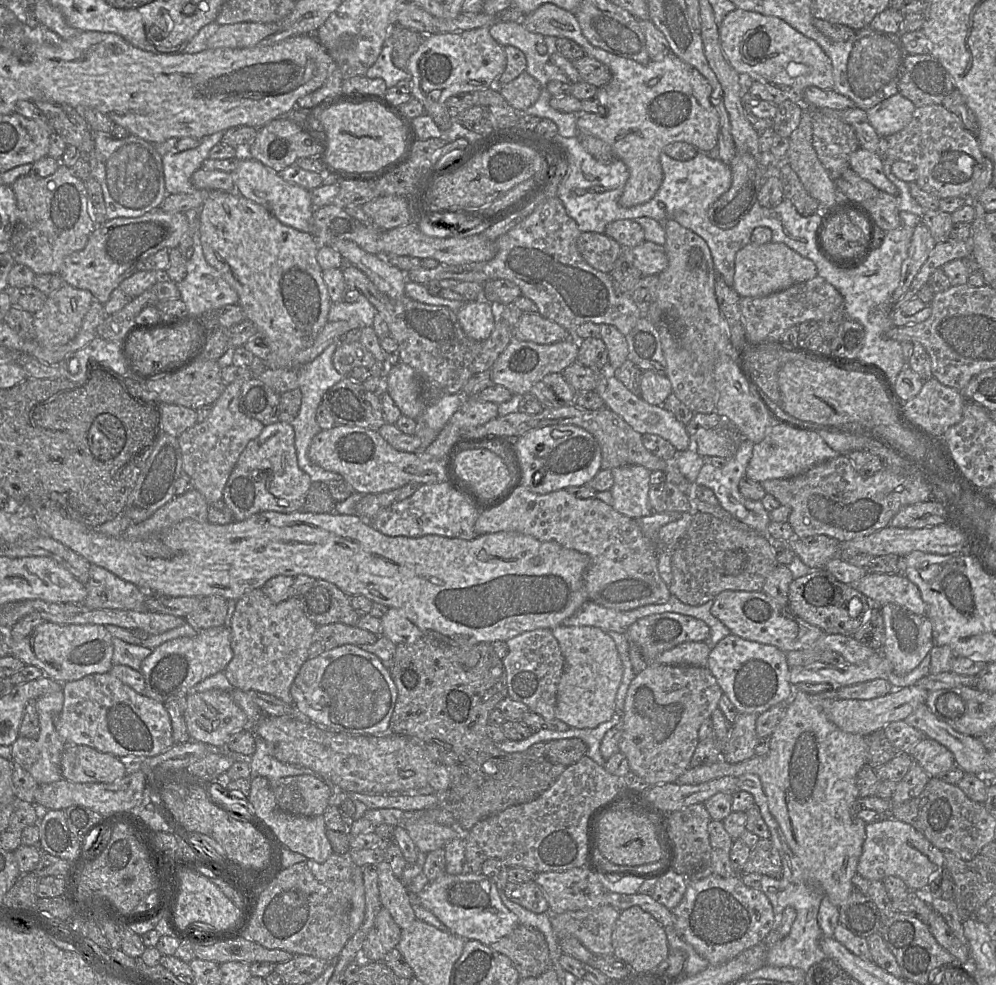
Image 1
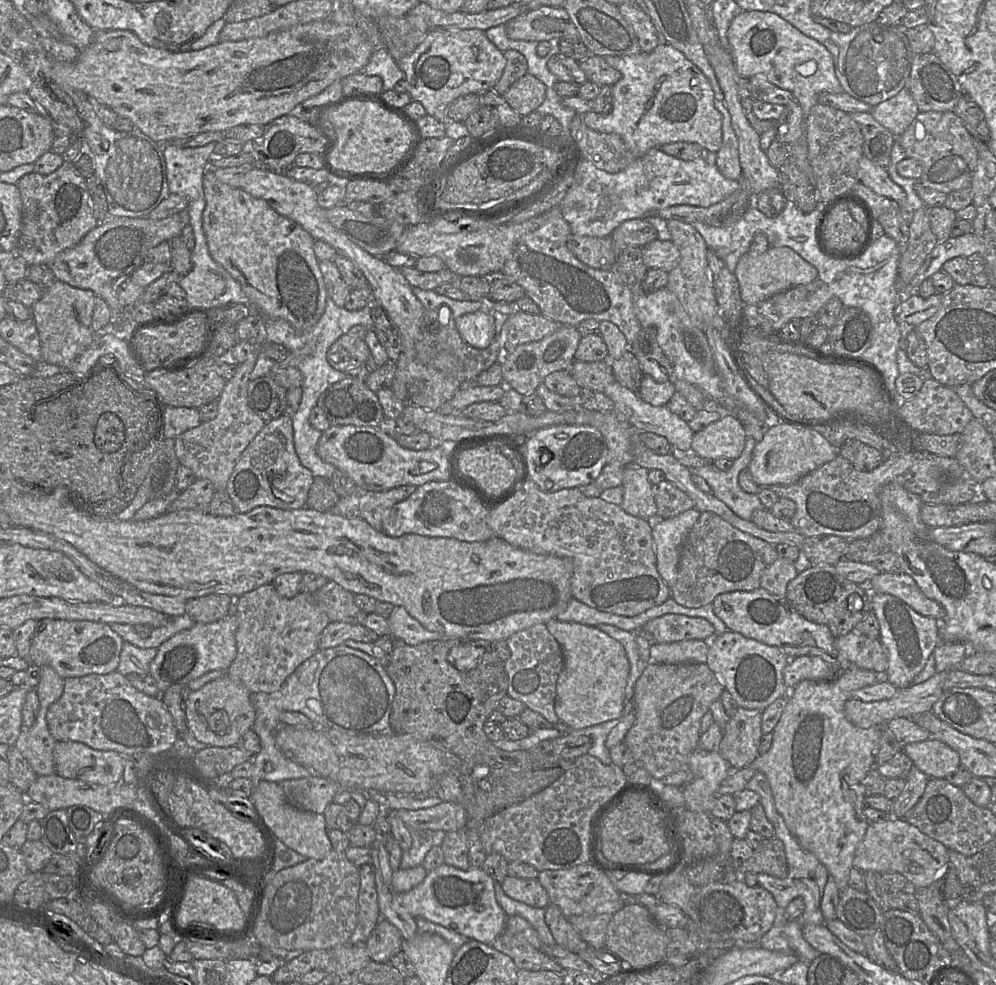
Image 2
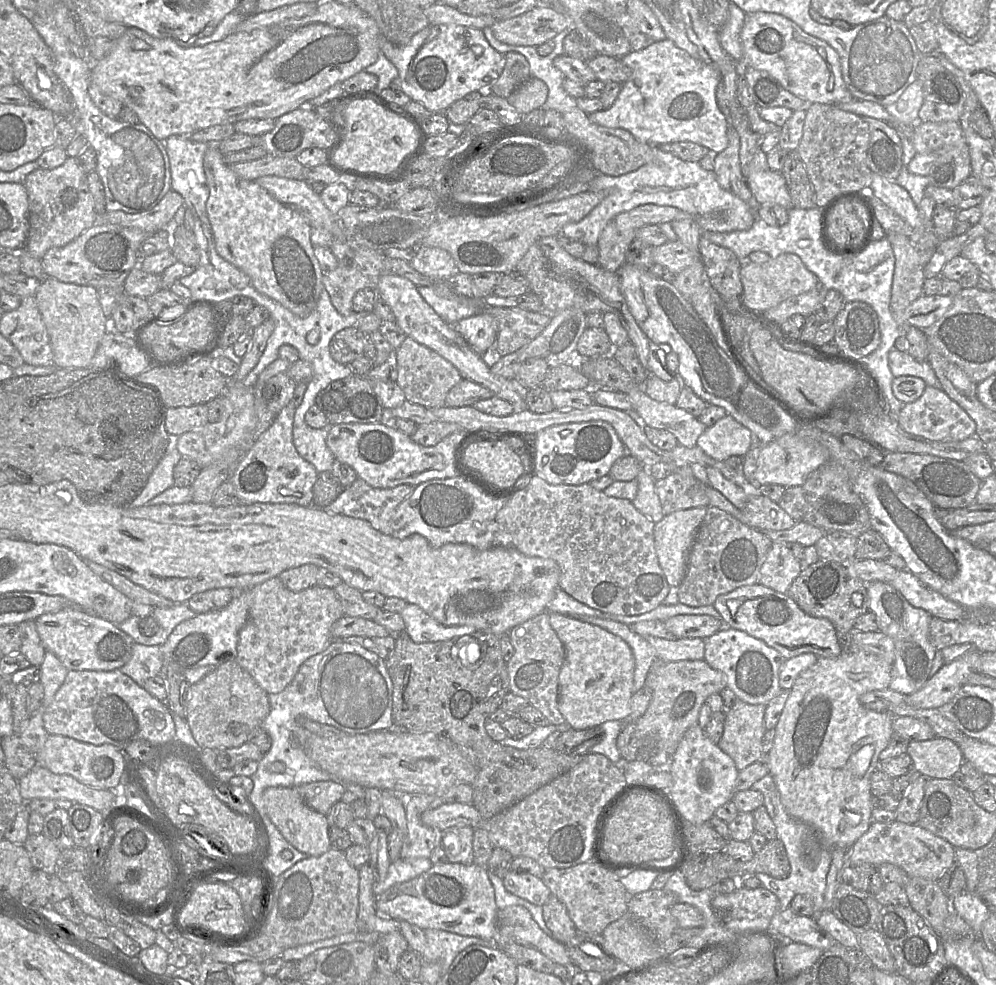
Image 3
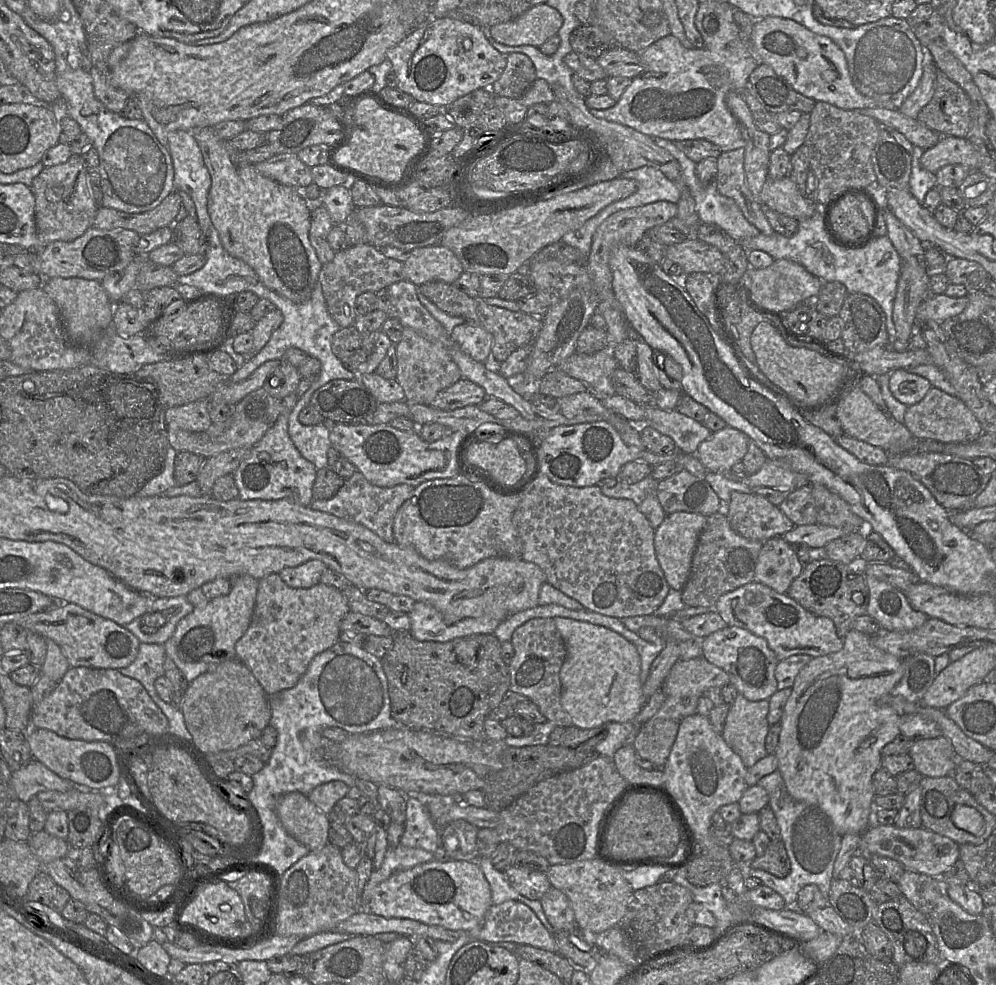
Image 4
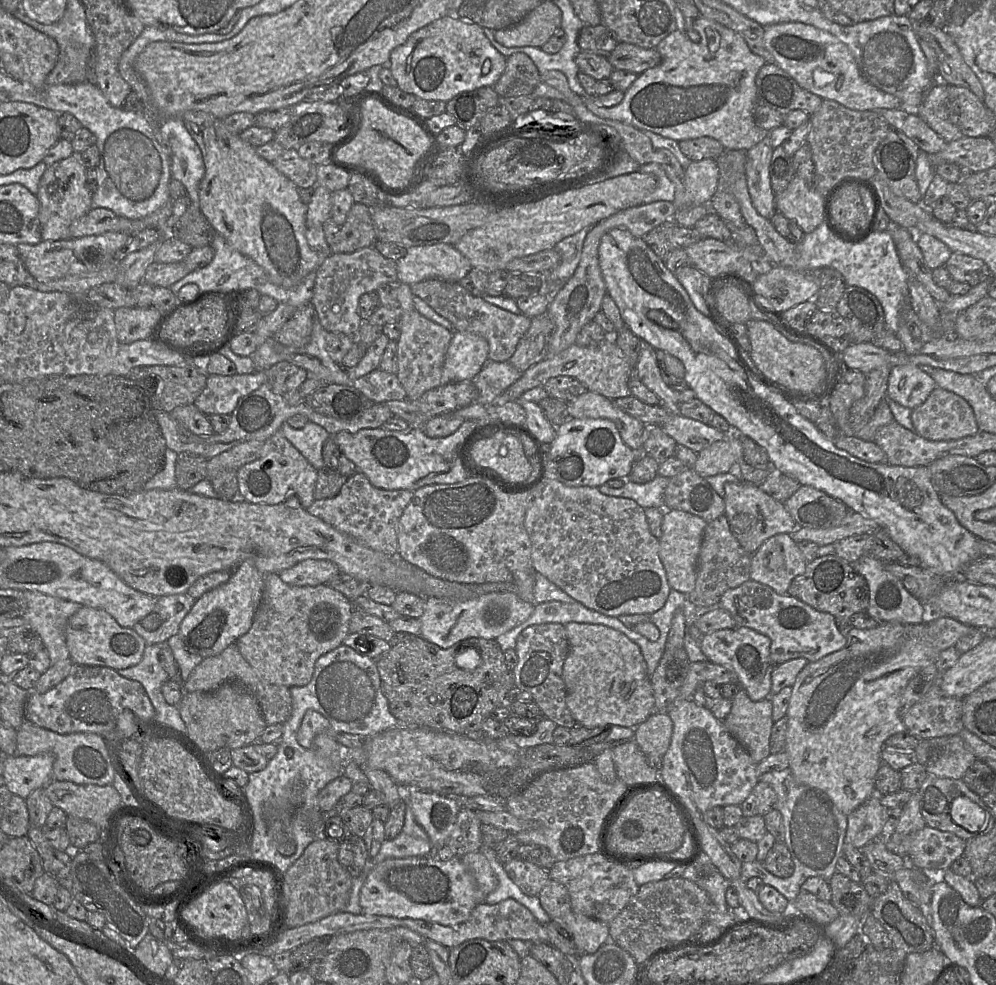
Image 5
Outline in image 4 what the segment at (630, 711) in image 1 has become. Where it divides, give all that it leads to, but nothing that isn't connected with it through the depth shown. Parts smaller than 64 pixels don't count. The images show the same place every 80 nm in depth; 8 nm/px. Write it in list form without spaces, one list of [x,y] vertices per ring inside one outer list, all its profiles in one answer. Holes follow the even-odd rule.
[[[703,656],[689,660],[678,660],[669,671],[661,688],[665,701],[652,718],[681,721],[697,713],[697,704],[704,691],[712,687],[722,688],[730,683],[729,675],[721,668],[708,662]]]

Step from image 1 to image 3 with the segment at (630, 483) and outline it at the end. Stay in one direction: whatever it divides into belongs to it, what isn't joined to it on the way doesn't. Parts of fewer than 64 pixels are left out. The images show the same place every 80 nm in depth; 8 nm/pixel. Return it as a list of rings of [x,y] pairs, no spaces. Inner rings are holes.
[[[648,467],[642,468],[637,476],[637,482],[638,491],[632,501],[633,506],[653,523],[659,522],[665,515],[654,489],[656,481],[650,476]]]

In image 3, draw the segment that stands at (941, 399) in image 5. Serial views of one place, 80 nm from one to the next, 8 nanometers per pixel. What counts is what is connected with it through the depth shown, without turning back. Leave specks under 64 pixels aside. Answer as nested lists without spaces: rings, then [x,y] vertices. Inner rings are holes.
[[[929,385],[916,401],[903,406],[898,422],[906,432],[932,441],[961,441],[976,435],[976,423],[966,410],[943,389]]]

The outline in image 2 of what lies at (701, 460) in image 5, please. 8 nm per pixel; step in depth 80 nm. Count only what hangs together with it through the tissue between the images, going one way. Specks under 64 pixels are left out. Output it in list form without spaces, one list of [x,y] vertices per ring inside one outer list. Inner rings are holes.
[[[731,414],[694,434],[692,449],[702,458],[735,460],[744,450],[747,435],[740,421]]]

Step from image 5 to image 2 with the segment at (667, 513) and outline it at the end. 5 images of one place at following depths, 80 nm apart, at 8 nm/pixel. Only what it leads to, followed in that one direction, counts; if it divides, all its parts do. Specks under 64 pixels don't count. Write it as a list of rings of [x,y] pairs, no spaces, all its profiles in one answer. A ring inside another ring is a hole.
[[[696,508],[673,518],[659,519],[652,523],[652,536],[657,559],[657,570],[671,587],[677,578],[682,544],[700,516]]]

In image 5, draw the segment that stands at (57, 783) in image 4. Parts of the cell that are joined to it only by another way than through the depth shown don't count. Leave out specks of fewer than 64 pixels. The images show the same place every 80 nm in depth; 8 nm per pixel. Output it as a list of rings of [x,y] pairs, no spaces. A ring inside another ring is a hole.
[[[52,753],[36,756],[8,756],[2,761],[3,777],[12,794],[26,799],[35,789],[44,788],[52,782]]]

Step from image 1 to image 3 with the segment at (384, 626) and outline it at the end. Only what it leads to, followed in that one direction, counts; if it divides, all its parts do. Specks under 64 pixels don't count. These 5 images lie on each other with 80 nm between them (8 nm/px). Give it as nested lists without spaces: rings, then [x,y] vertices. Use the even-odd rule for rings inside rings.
[[[408,603],[400,612],[405,632],[415,643],[448,641],[476,632],[470,626],[445,626],[416,604]]]

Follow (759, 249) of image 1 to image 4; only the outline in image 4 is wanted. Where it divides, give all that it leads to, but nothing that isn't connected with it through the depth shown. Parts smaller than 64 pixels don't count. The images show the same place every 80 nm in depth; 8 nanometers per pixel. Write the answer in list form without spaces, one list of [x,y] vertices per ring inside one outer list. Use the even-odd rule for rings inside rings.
[[[780,259],[763,269],[748,269],[743,275],[744,287],[753,305],[766,311],[787,311],[802,303],[811,303],[819,294],[823,281],[809,273],[797,262]]]

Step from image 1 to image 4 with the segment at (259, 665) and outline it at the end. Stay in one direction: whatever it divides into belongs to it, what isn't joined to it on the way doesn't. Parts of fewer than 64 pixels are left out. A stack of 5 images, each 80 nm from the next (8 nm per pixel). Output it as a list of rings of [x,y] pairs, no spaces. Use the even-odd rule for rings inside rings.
[[[272,573],[259,580],[254,612],[250,625],[235,645],[236,658],[244,663],[267,695],[294,687],[306,672],[312,659],[339,641],[340,622],[350,612],[340,590],[323,583],[310,588],[292,588]]]

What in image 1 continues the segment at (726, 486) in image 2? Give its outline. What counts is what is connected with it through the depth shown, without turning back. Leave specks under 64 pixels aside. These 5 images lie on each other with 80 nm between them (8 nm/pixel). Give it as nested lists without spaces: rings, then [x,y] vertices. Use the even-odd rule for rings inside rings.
[[[743,439],[736,453],[727,461],[722,468],[717,468],[711,463],[705,463],[701,468],[695,483],[711,489],[719,501],[719,505],[729,512],[740,522],[748,525],[752,530],[765,537],[769,543],[772,540],[768,532],[768,525],[771,522],[769,512],[764,508],[761,501],[752,501],[744,498],[739,491],[739,482],[746,475],[748,463],[752,457],[754,443]]]

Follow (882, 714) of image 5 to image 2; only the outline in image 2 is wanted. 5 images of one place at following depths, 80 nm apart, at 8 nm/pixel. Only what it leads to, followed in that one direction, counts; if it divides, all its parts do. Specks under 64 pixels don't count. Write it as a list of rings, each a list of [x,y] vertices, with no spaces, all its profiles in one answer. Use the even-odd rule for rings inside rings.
[[[848,665],[833,680],[828,681],[803,680],[799,682],[795,687],[790,688],[788,703],[782,713],[782,716],[780,717],[780,720],[778,721],[777,725],[775,726],[772,732],[773,739],[771,748],[767,753],[759,755],[749,765],[749,767],[753,768],[757,772],[765,774],[771,786],[776,809],[783,817],[787,828],[789,829],[791,834],[797,839],[800,845],[805,850],[814,854],[816,858],[826,867],[829,875],[834,879],[839,889],[839,896],[840,890],[843,890],[846,887],[848,887],[849,873],[853,867],[852,862],[854,858],[854,853],[859,843],[865,836],[866,829],[869,824],[863,812],[865,808],[865,798],[867,797],[866,790],[863,785],[863,780],[866,777],[867,773],[873,767],[876,767],[875,756],[879,748],[880,733],[882,727],[885,727],[885,726],[873,726],[868,729],[862,729],[853,725],[845,717],[844,706],[846,702],[851,698],[852,691],[861,689],[866,686],[874,685],[880,682],[882,679],[882,675],[883,674],[877,674],[870,670],[861,669],[857,666]]]

